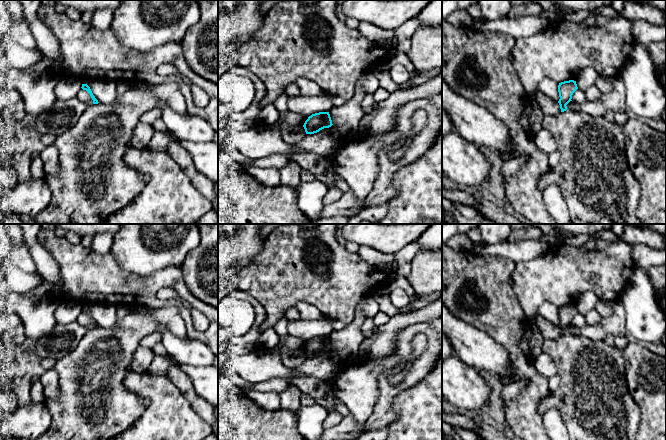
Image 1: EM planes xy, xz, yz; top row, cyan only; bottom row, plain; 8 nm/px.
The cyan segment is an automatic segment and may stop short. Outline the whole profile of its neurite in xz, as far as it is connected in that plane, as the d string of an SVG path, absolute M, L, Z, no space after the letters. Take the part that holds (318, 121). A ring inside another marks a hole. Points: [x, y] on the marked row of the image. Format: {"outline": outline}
{"outline": "M319 112L309 116L303 127L306 134L314 134L324 128L329 128L332 125L333 124L329 112Z"}

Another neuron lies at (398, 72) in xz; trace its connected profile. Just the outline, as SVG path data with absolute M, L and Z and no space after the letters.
M395 64L391 66L388 71L392 80L400 85L406 83L410 78L407 68L402 64Z

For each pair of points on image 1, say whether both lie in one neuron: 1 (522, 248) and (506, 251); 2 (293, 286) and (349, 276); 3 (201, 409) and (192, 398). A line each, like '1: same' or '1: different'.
1: same
2: same
3: same

